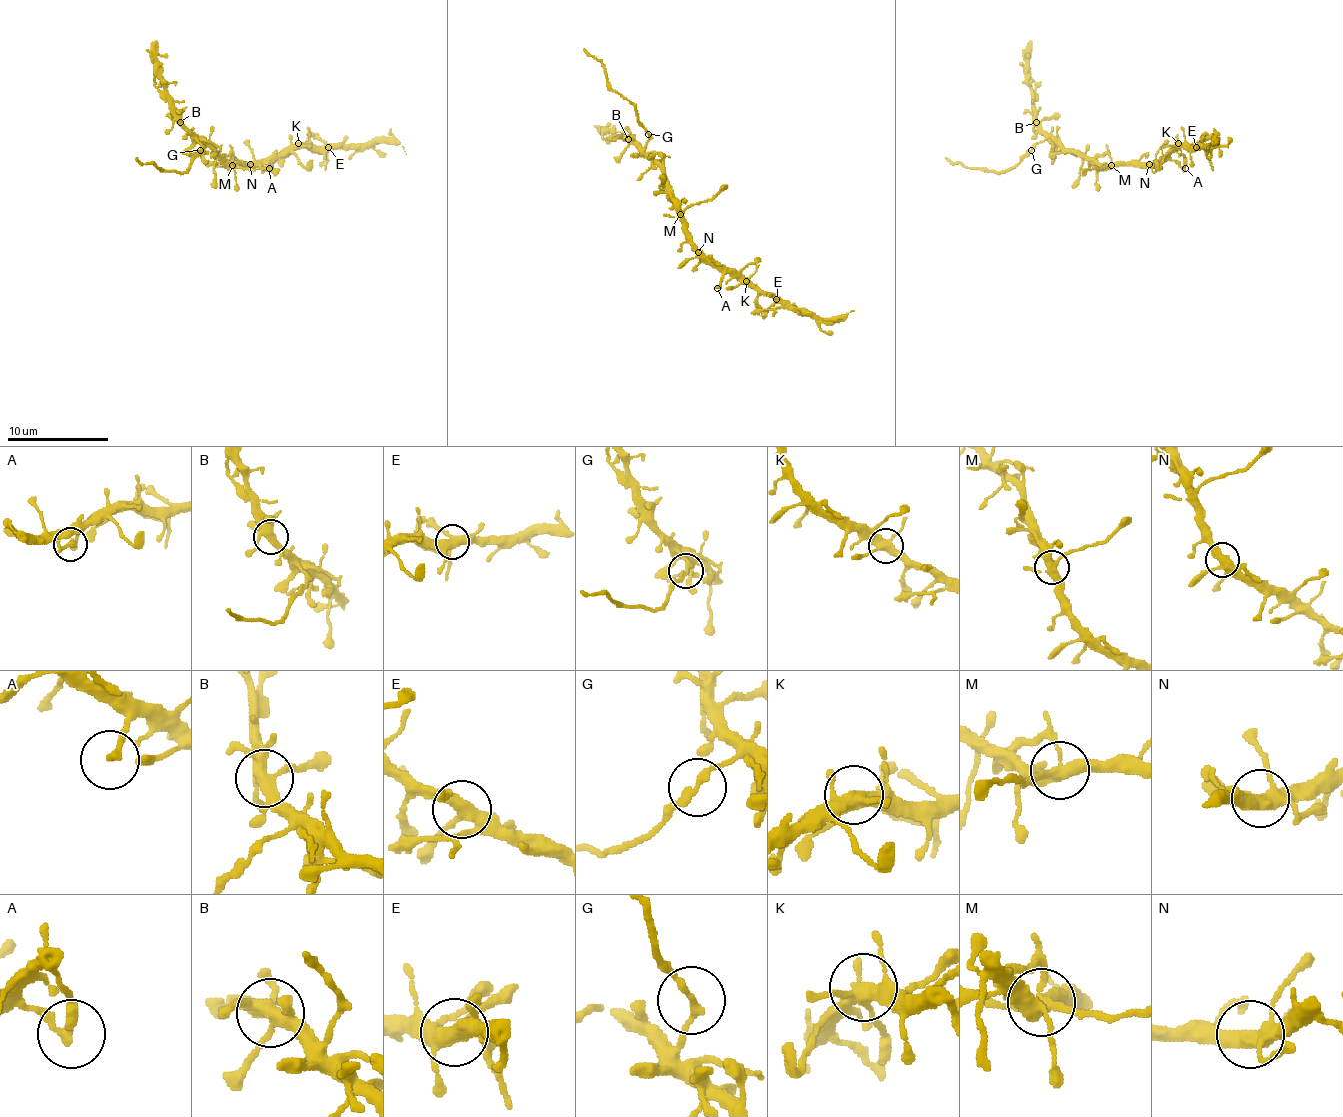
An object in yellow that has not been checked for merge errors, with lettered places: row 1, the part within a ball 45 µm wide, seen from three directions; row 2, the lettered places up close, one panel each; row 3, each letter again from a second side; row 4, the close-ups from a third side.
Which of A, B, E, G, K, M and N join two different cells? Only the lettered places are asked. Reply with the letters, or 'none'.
G, M

